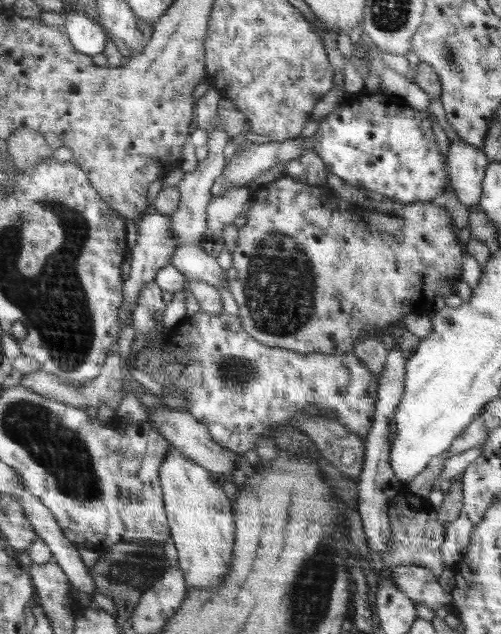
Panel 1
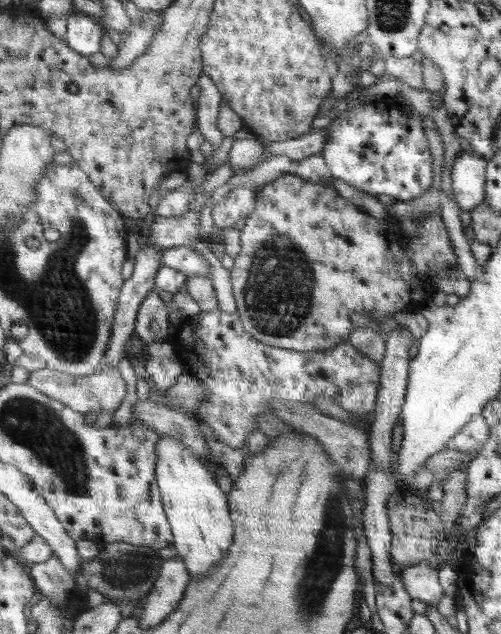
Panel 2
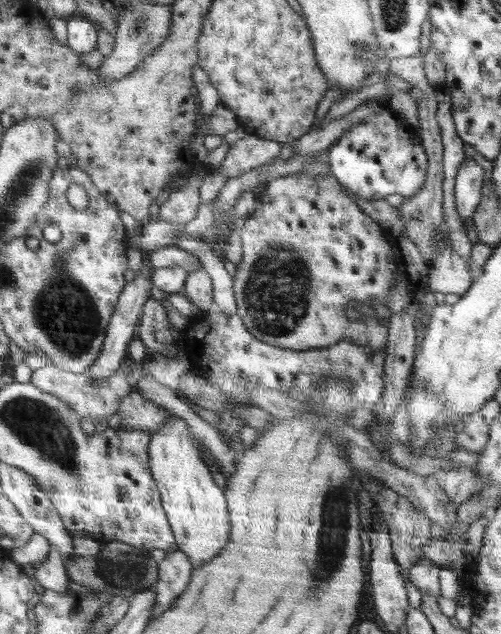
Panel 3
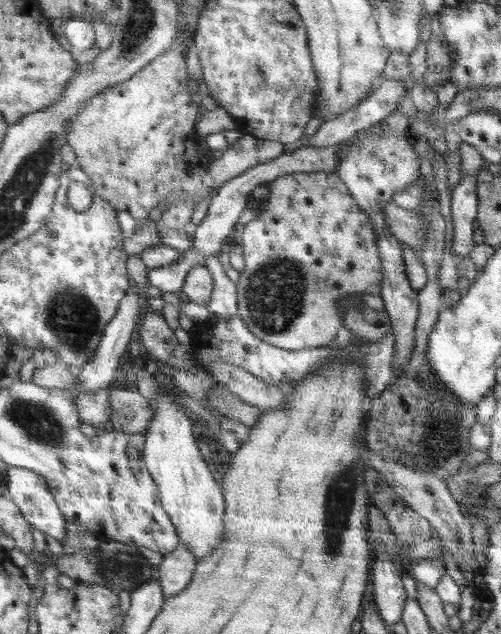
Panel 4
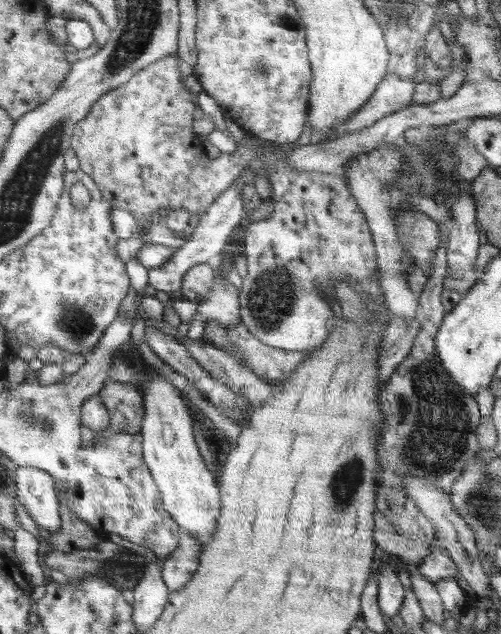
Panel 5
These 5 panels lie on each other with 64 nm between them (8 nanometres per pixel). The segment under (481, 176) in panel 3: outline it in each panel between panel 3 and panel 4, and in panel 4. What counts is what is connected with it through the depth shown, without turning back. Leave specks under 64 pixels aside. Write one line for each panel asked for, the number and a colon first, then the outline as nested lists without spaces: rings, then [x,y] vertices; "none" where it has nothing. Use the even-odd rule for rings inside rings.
4: [[[461,176],[459,184],[451,190],[451,254],[459,258],[469,258],[473,246],[471,222],[477,218],[477,178]]]

